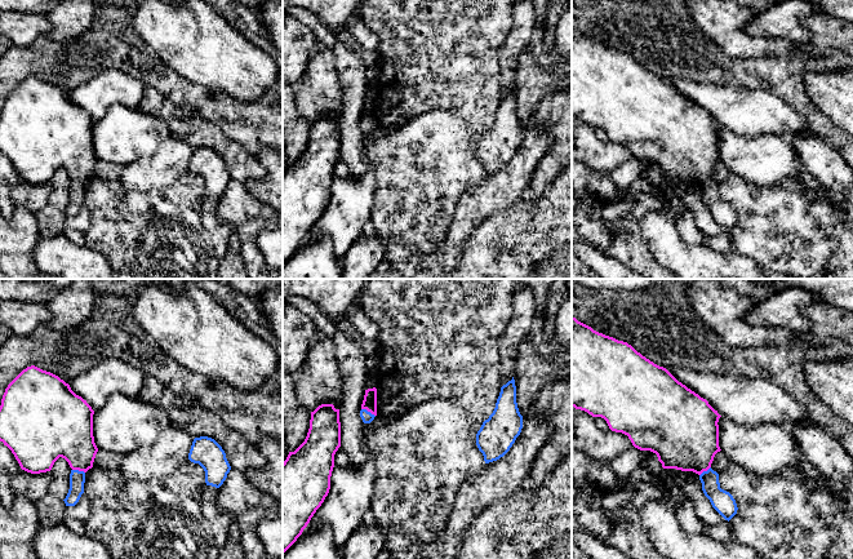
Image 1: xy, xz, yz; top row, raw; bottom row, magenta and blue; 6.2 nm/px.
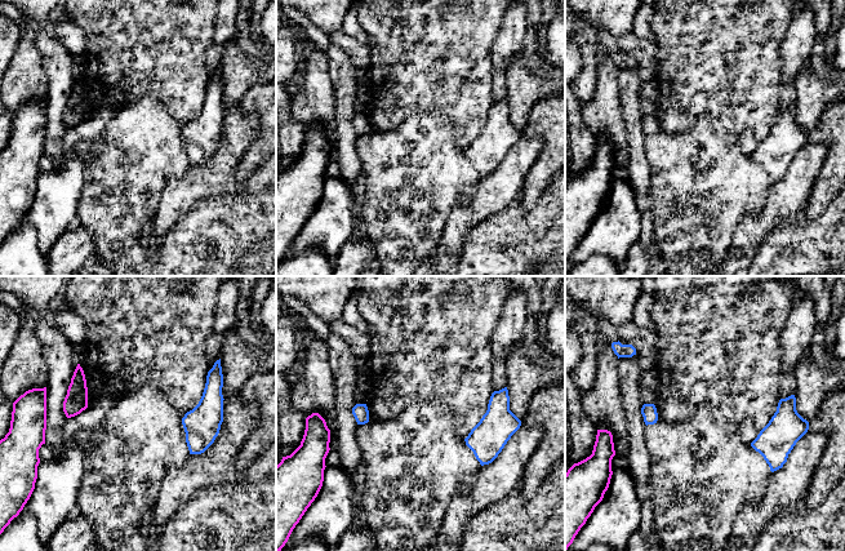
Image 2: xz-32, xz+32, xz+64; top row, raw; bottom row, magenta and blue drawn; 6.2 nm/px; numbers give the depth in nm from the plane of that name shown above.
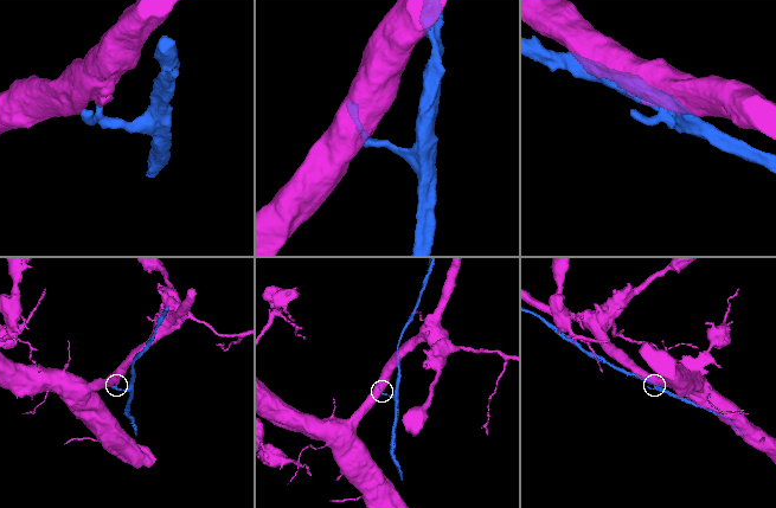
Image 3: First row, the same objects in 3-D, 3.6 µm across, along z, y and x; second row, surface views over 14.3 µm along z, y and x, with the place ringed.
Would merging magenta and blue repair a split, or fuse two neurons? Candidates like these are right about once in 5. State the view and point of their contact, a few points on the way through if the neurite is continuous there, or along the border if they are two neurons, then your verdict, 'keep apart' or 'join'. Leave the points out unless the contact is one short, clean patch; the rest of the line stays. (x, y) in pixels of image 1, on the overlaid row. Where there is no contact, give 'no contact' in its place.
xz (368, 411) | along xz (361, 408), (365, 408), (374, 416) | keep apart

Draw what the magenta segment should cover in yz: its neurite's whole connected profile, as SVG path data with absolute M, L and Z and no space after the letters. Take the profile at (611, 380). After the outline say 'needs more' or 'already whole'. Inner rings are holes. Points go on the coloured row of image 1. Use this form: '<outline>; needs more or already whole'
M572 318L572 407L607 421L609 429L628 436L640 451L657 454L663 469L693 471L701 475L720 452L719 418L706 399L679 382L666 368L637 352L631 345L594 330Z; already whole

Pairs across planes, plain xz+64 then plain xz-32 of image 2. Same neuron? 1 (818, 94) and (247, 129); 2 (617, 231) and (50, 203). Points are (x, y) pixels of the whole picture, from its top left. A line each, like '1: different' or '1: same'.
1: different
2: same

